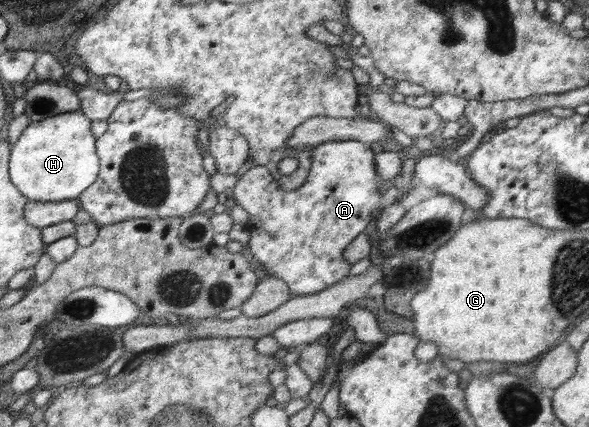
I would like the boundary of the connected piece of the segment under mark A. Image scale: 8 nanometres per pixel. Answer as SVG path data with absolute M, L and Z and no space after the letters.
M343 139L338 141L327 141L319 146L316 146L312 150L311 154L311 167L307 176L307 181L302 187L296 190L286 191L280 187L278 180L272 176L269 168L262 165L256 165L248 169L242 176L239 177L238 182L234 187L234 198L238 204L245 209L250 219L245 225L241 227L239 231L247 231L250 236L247 253L252 256L256 262L265 266L270 275L276 275L280 277L289 286L293 295L315 295L317 292L324 291L328 287L334 286L339 283L342 279L346 278L349 274L349 270L352 267L351 261L348 261L344 257L346 248L354 242L356 236L368 226L368 222L372 222L374 218L374 212L380 210L380 196L378 196L378 165L374 160L374 152L366 146L362 141L356 141L353 139Z

